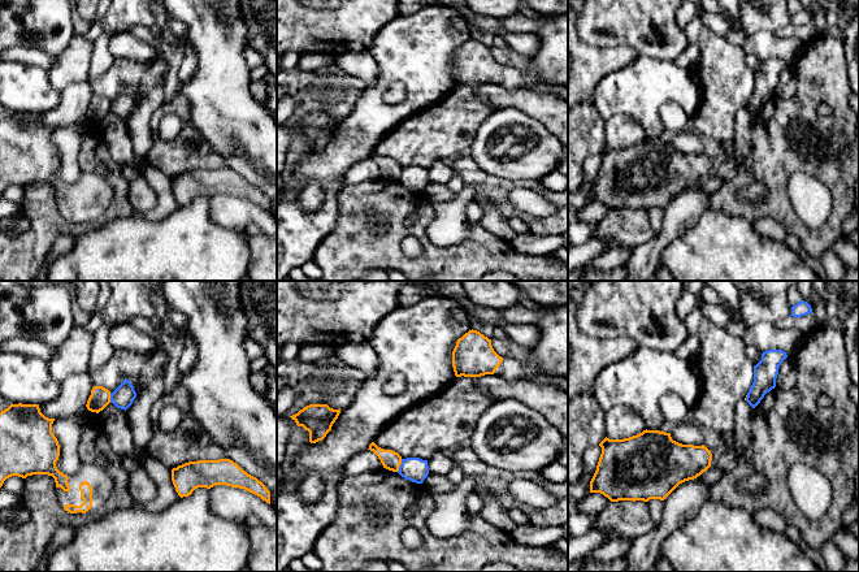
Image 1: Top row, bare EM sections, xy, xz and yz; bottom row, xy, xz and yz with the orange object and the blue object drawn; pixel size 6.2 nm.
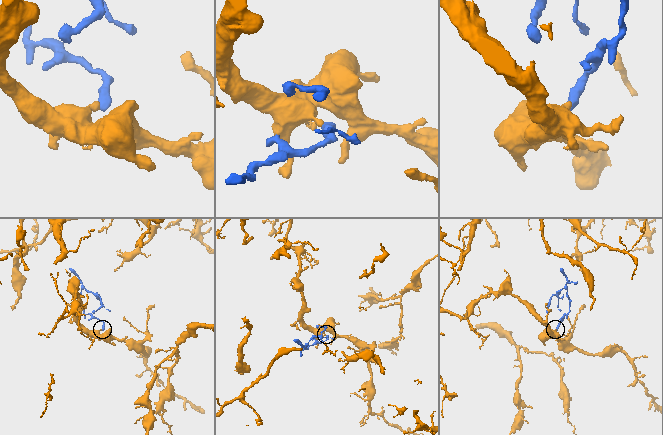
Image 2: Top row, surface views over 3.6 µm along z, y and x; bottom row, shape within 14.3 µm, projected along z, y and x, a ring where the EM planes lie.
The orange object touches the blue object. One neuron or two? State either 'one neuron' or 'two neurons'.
two neurons

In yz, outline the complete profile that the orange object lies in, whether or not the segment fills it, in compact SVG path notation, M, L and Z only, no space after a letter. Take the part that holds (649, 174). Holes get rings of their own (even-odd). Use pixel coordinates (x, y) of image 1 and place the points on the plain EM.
M643 139L624 147L604 147L599 155L602 162L590 190L590 202L600 202L611 211L664 209L680 192L694 188L711 176L712 162L704 155L682 153L672 148L671 142Z

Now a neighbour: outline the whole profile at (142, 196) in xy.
M136 177L130 182L129 202L134 212L143 214L157 204L157 195L144 177Z

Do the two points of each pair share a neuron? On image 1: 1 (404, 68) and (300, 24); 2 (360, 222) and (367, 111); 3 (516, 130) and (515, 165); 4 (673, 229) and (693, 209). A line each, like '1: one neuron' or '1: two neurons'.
1: two neurons
2: two neurons
3: one neuron
4: one neuron

